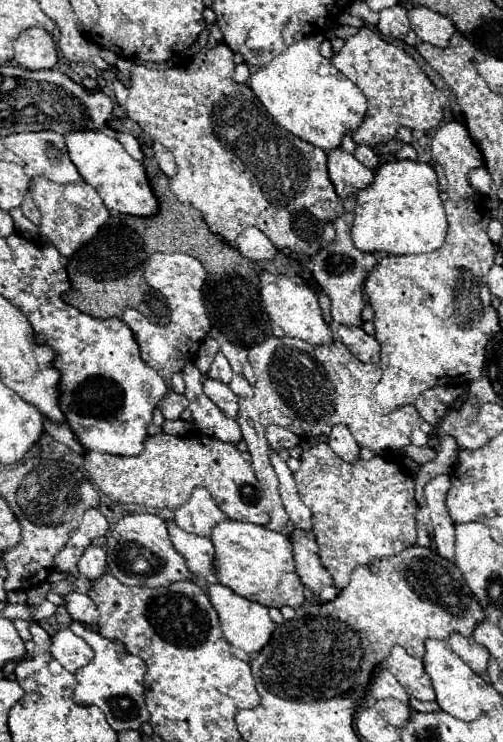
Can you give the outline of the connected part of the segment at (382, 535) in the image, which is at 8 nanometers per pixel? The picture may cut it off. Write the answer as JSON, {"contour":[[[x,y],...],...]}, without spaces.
{"contour":[[[321,441],[303,453],[301,467],[293,477],[301,501],[313,515],[311,529],[319,545],[321,565],[331,573],[337,591],[347,587],[349,575],[357,565],[395,555],[415,545],[415,511],[419,507],[415,501],[415,483],[395,463],[381,457],[349,463],[335,455],[329,443]]]}

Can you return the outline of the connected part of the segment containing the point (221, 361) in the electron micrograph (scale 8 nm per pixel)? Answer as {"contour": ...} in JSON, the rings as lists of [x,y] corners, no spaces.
{"contour":[[[221,353],[215,355],[215,359],[211,363],[211,369],[209,369],[209,377],[219,379],[223,383],[229,383],[229,379],[231,379],[231,367],[229,367],[227,359]]]}

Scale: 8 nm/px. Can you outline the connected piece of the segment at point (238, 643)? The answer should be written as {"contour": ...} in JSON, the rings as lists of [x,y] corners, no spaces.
{"contour":[[[211,583],[209,589],[207,589],[207,595],[211,599],[213,609],[219,615],[221,631],[223,631],[227,643],[231,643],[233,647],[239,647],[239,649],[247,651],[249,655],[259,653],[265,647],[265,643],[269,641],[271,633],[275,631],[275,623],[269,619],[267,607],[263,607],[259,603],[253,603],[253,601],[249,601],[245,597],[235,595],[231,589],[227,589],[227,587],[219,585],[219,583]]]}

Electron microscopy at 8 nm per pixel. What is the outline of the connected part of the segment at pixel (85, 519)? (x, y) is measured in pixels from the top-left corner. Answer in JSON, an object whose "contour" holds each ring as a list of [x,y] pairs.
{"contour":[[[89,507],[83,513],[81,521],[79,521],[79,531],[89,535],[89,539],[97,539],[97,537],[107,535],[109,523],[107,523],[107,519],[101,515],[101,511],[97,507]]]}

